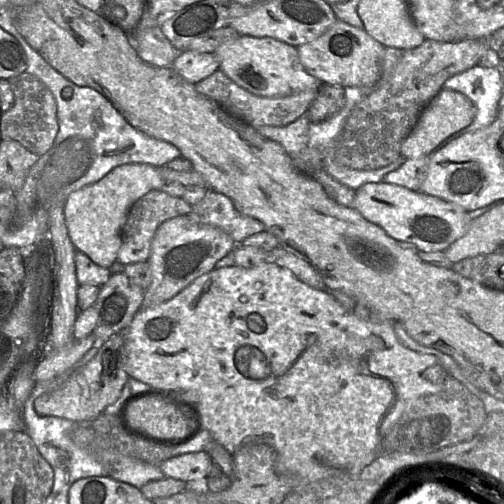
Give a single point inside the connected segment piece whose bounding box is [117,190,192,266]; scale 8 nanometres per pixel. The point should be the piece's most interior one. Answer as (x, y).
(146, 215)

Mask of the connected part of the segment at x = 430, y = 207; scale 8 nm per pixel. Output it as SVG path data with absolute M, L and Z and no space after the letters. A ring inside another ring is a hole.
M385 182L367 183L356 189L352 208L380 226L392 238L413 244L424 252L447 249L466 233L472 220L470 211L456 203Z

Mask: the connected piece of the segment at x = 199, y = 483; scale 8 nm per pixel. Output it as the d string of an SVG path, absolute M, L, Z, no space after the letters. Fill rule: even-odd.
M206 451L187 453L169 458L159 467L165 478L187 483L188 490L198 490L207 485L212 458Z

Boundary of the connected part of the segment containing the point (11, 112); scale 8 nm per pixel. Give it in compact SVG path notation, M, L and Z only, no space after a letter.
M27 71L8 81L14 94L14 104L8 111L3 112L2 138L15 140L30 152L41 156L51 149L59 131L55 98L39 78Z

